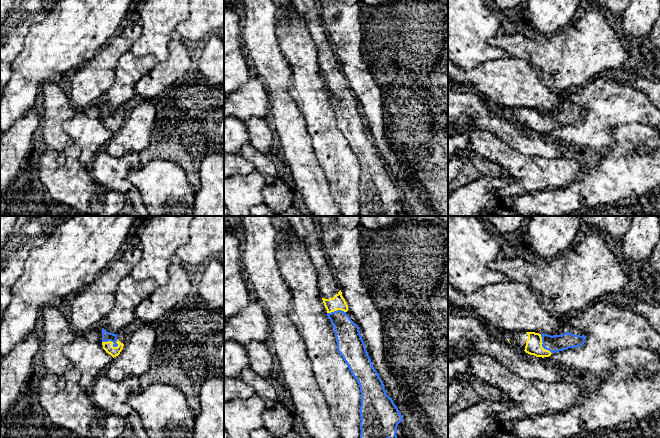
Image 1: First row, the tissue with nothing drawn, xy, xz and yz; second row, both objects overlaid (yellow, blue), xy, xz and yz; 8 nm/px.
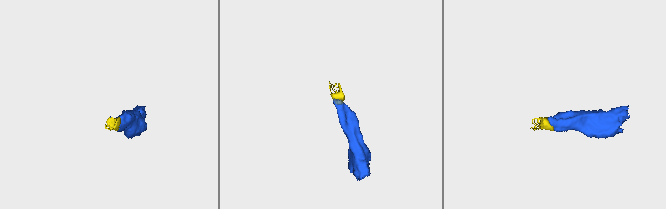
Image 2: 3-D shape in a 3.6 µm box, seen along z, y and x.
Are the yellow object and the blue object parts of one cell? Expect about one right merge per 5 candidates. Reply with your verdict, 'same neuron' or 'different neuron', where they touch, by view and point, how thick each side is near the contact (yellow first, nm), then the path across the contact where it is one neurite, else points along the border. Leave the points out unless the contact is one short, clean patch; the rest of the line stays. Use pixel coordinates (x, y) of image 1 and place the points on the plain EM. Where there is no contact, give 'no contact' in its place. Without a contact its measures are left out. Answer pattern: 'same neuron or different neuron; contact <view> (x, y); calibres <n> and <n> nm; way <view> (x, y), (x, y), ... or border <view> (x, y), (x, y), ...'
same neuron; contact xy (110, 117); calibres 80 and 80 nm; way xy (107, 122), (110, 117), (106, 112)

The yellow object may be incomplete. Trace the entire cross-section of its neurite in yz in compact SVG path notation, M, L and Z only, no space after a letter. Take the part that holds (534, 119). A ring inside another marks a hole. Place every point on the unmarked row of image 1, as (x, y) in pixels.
M515 107L512 109L501 109L501 113L536 133L549 133L555 128L568 124L581 123L585 119L585 112L565 108L561 111L539 110L535 108Z

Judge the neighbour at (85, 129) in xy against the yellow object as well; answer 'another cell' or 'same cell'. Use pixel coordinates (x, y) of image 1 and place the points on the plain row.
another cell

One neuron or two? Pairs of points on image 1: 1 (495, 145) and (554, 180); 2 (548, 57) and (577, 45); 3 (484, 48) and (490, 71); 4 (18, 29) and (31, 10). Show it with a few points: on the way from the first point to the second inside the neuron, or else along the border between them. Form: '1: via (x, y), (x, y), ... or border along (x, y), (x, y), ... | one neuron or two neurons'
1: via (510, 159), (529, 172), (539, 174) | one neuron
2: via (555, 57), (565, 57), (570, 52) | one neuron
3: border along (506, 56), (482, 61), (473, 68), (465, 69) | two neurons
4: via (18, 24), (26, 15) | one neuron

